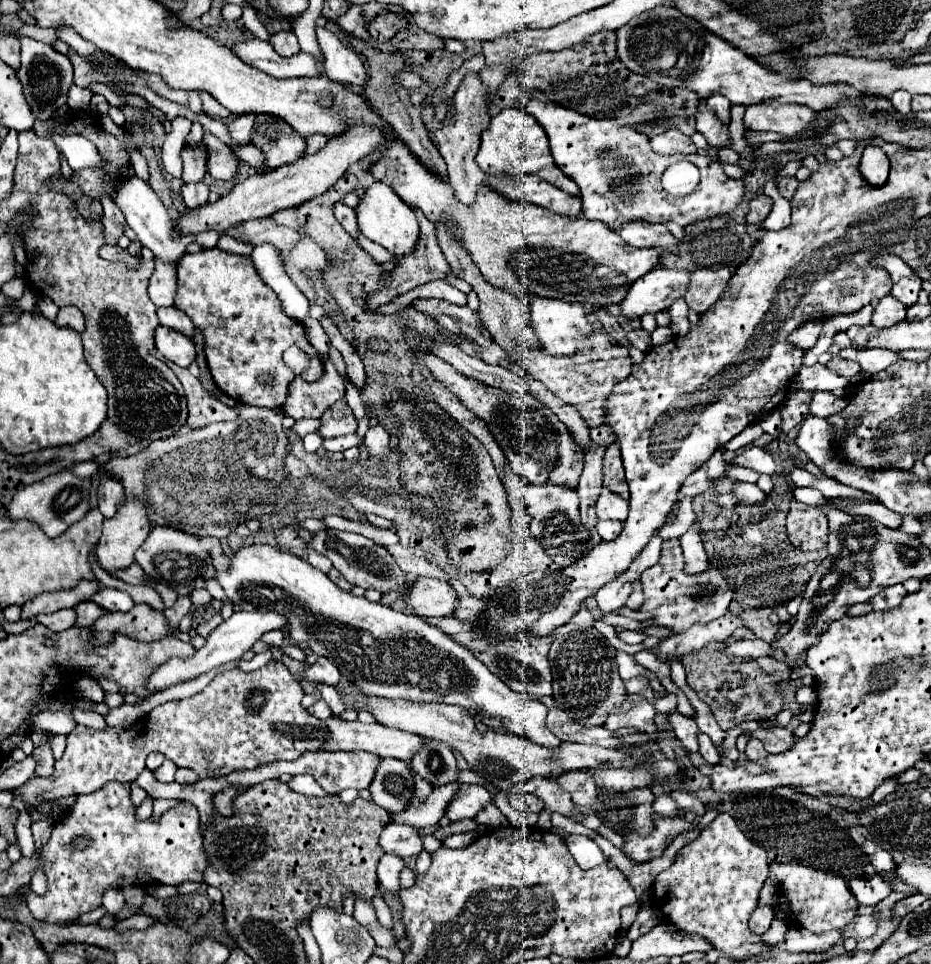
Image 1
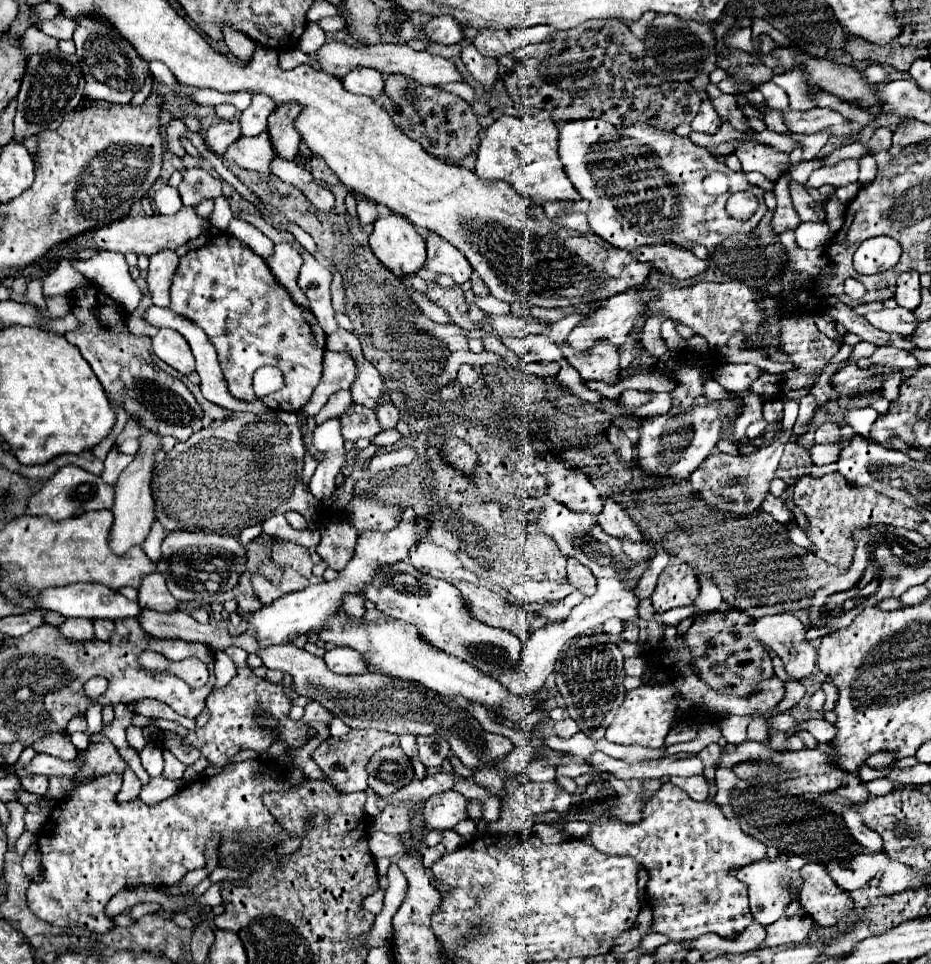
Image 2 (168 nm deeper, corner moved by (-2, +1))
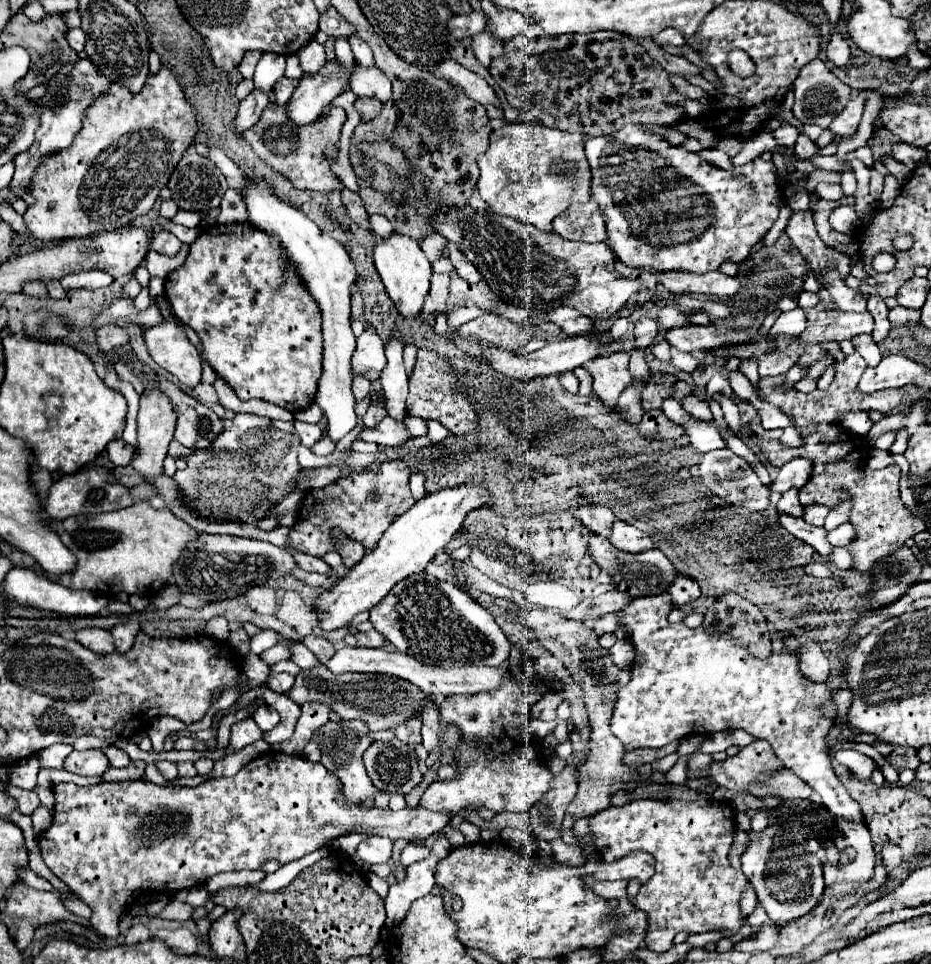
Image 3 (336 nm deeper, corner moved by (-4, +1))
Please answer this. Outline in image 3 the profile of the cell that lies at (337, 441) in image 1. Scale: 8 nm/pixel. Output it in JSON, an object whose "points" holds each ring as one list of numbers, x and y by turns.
{"points":[[408,416,404,422,406,422,408,430,410,430,414,436,426,436,426,434,428,434,428,424,426,424,426,420,422,420,422,418,414,418,414,416]]}

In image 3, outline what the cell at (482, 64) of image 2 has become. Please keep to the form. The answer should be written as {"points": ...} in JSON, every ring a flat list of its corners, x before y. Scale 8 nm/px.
{"points":[[480,32,472,38,472,48,474,48,474,54,476,58,480,60,482,66,490,66,492,58,494,56,500,56,502,54,502,42,498,42,498,38,494,38,490,32]]}

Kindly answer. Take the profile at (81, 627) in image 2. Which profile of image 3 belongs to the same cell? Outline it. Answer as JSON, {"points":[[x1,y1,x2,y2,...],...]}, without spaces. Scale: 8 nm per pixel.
{"points":[[86,628,86,630,80,630,76,634,76,640,90,648,92,652,98,652,98,654,112,654,116,648,114,648,114,640,112,640,112,634,108,630,100,630,100,628]]}

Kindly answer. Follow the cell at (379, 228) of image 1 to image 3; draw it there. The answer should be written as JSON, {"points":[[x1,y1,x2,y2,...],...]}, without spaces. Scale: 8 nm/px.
{"points":[[392,234,390,238,382,240,374,248,374,262,376,262,376,268,378,268,378,274,380,274,382,282,386,286,386,292,388,292,390,300,394,302,394,306,398,308,398,312,404,318,418,316,422,306,424,306,426,294,430,290,430,276,432,276,430,260,420,250,420,246,412,238]]}

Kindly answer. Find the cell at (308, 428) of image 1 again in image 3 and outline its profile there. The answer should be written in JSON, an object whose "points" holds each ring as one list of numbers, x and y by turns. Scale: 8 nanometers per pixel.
{"points":[[356,376,354,378,354,384,352,384,352,390,354,390,354,396,356,396,356,400,362,400,362,398,366,398,366,394,370,392,370,380,366,378,366,376]]}

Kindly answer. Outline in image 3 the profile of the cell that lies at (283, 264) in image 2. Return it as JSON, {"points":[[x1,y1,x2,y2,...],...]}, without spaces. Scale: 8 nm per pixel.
{"points":[[246,176,246,186,242,188,242,200,248,208,248,222,260,230,266,230,266,232,272,232,276,236,280,236,282,240,282,246,288,250,292,262,300,268,302,272,302,278,310,290,310,294,314,296,314,300,318,302,320,310,322,310,322,338,324,338,324,372,322,372,322,378,318,382,318,392,316,392,316,400,318,406,322,406,324,410,324,416,328,418,328,436,338,442,340,438,344,438,354,426,356,426,356,400,354,400,354,394,352,394,352,352,356,348,356,336,350,328,350,302,352,302,352,286,356,284,358,280,358,272,348,256,348,252,344,250,344,246,334,240,332,236,328,236,326,232,322,232,302,210,290,206,288,202,280,200,272,190,270,186,258,178,258,176]]}

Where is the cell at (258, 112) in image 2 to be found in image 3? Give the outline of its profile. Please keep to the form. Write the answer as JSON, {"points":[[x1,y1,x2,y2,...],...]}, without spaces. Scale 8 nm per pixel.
{"points":[[282,76,278,82,276,82,276,86,274,86,274,102,280,106,284,106,288,100,290,100,290,96,292,96,292,92,296,90,296,86,298,86,298,80,292,80,292,78,286,78,286,76]]}

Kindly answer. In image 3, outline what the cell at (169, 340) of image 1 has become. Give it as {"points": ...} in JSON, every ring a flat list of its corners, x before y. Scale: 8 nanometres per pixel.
{"points":[[162,320,158,326,150,328,144,334,144,342,152,360,160,368,176,376,188,388,200,384,202,378,200,352,174,320]]}

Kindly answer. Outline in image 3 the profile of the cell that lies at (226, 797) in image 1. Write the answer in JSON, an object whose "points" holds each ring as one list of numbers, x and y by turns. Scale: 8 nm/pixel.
{"points":[[270,750,248,762,238,774,230,778,208,780,194,788,158,786,146,780,132,782,104,782,96,786,56,784,54,788,54,822,38,836,38,846,46,866,70,886,92,910,92,926,108,938,120,934,116,916,120,916,140,892,172,894,206,884,208,878,220,872,258,870,268,860,288,864,316,848,326,846,330,840,346,834,374,834,394,840,426,840,440,832,448,820,448,812,430,812,424,808,404,808,392,812,390,808,362,808,346,800,342,782,334,778,322,764,314,764,300,756,290,756]]}

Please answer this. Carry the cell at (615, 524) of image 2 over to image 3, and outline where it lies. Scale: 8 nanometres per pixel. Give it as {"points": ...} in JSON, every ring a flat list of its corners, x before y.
{"points":[[616,520,614,522,614,530,612,530,612,536,610,536,610,544,614,548,622,550,622,552,632,552,632,554,646,552,646,550,654,548,652,538,646,532,634,528,634,526,630,526,630,524,622,522,622,520]]}

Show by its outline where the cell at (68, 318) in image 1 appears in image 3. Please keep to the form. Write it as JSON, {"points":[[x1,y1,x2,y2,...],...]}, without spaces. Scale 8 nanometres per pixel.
{"points":[[26,282,22,286,22,292,28,296,36,296,36,298,48,298,48,290,44,282]]}

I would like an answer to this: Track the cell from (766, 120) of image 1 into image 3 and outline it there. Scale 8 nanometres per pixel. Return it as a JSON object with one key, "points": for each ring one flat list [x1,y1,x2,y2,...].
{"points":[[854,90,850,102,846,104,846,110,842,114,838,114,838,118,834,118,834,122,830,124,830,130,840,138,852,136,860,124,866,100,868,100,868,92]]}

